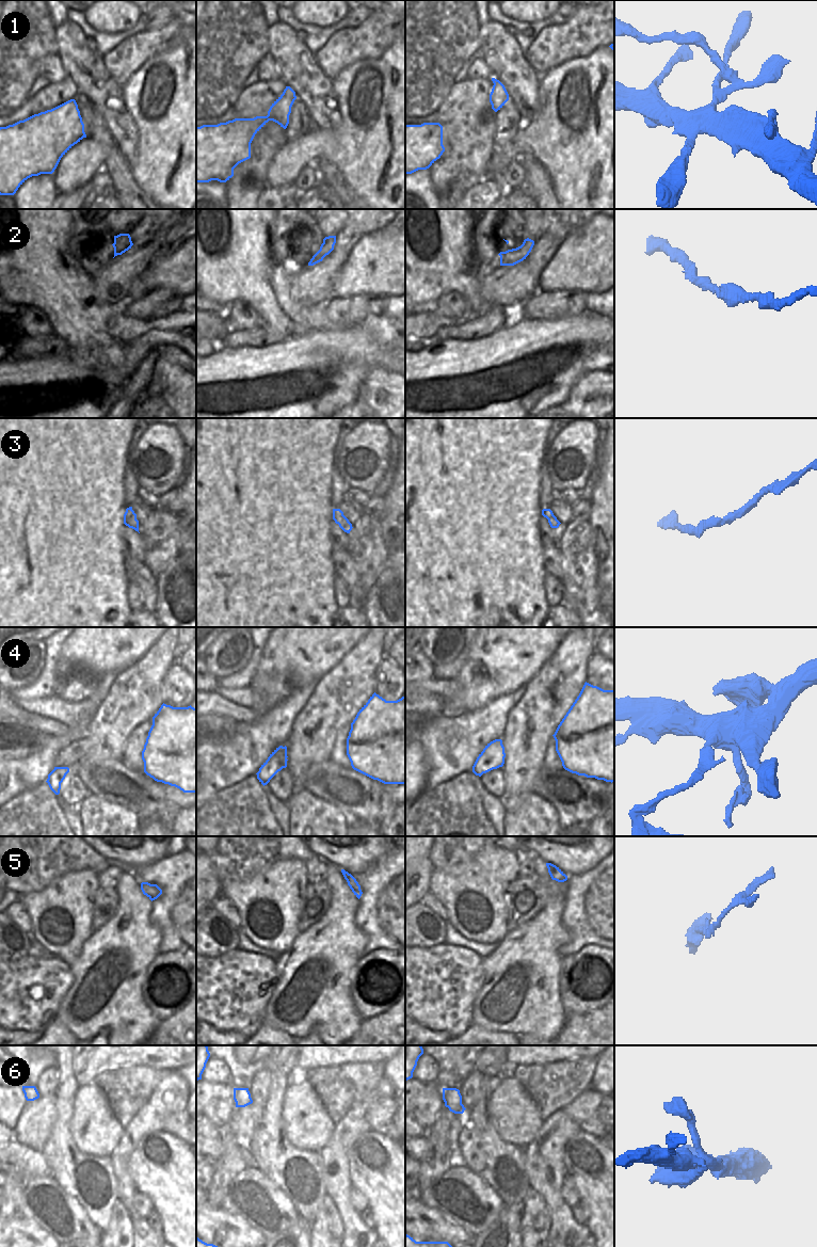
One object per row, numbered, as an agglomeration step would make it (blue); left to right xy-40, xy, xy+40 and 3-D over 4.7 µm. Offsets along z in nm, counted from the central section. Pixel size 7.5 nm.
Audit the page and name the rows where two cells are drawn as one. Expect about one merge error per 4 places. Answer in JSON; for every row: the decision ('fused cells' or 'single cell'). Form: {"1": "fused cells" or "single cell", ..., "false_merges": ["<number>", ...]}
{"1": "fused cells", "2": "single cell", "3": "single cell", "4": "fused cells", "5": "single cell", "6": "single cell", "false_merges": ["1", "4"]}

